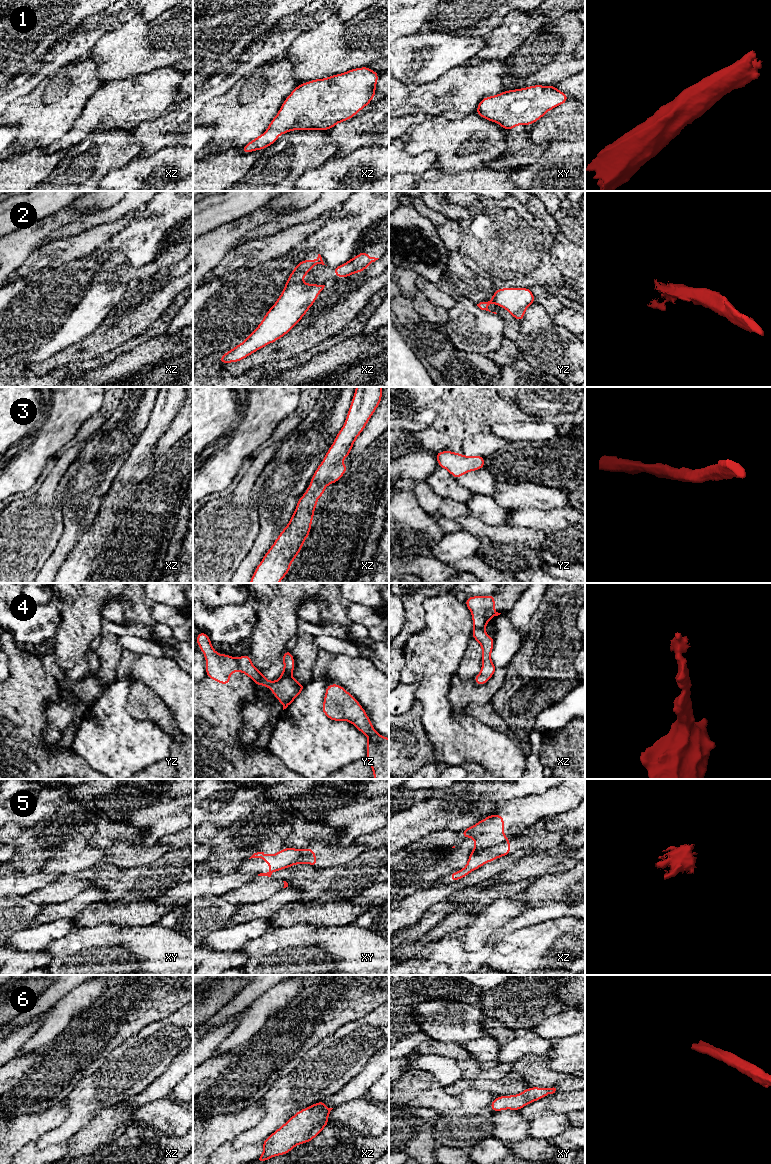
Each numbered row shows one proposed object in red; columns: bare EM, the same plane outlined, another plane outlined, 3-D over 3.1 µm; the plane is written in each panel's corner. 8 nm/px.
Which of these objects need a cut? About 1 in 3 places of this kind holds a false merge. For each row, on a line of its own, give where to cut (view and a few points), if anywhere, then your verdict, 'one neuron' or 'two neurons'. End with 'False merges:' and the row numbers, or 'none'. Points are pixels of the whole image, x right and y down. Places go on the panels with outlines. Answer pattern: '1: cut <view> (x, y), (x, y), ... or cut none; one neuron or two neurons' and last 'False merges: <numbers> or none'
1: cut none; one neuron
2: cut xz (301, 281), (290, 283), (282, 292); two neurons
3: cut none; one neuron
4: cut yz (236, 659), (240, 670); two neurons
5: cut xz (508, 838), (489, 848); two neurons
6: cut none; one neuron
False merges: 2, 4, 5

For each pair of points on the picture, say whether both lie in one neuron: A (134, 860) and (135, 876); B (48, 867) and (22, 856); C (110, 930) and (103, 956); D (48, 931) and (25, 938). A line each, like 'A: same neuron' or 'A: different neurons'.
A: different neurons
B: different neurons
C: same neuron
D: same neuron

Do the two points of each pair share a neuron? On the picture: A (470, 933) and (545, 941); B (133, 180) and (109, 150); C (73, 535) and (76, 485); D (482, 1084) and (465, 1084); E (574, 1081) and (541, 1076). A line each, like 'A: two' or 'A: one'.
A: two
B: two
C: one
D: one
E: one

